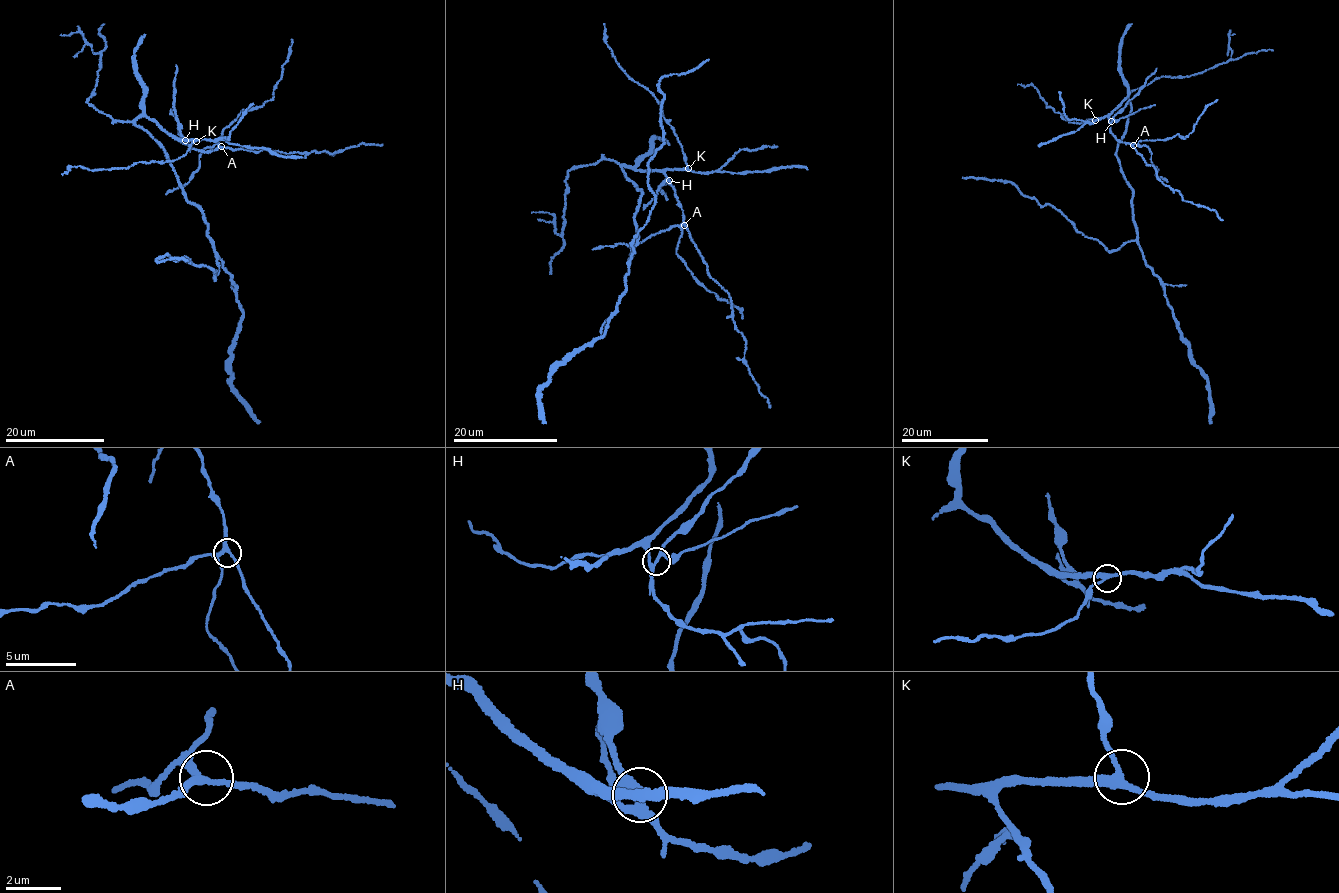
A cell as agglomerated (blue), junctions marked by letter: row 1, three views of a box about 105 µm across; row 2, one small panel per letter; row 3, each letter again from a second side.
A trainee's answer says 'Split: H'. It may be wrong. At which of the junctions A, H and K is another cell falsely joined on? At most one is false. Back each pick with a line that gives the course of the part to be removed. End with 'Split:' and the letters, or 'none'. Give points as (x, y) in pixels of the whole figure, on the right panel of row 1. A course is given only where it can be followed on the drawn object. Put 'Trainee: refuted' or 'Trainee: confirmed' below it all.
H: course (1111, 122), (1156, 68)
Split: H
Trainee: confirmed

